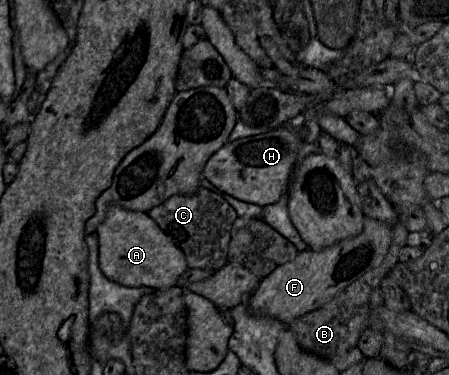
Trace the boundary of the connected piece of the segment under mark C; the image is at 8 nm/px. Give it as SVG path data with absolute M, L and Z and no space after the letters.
M199 187L190 195L173 195L147 214L184 253L189 269L218 271L227 264L231 228L238 218L233 207L219 195Z

